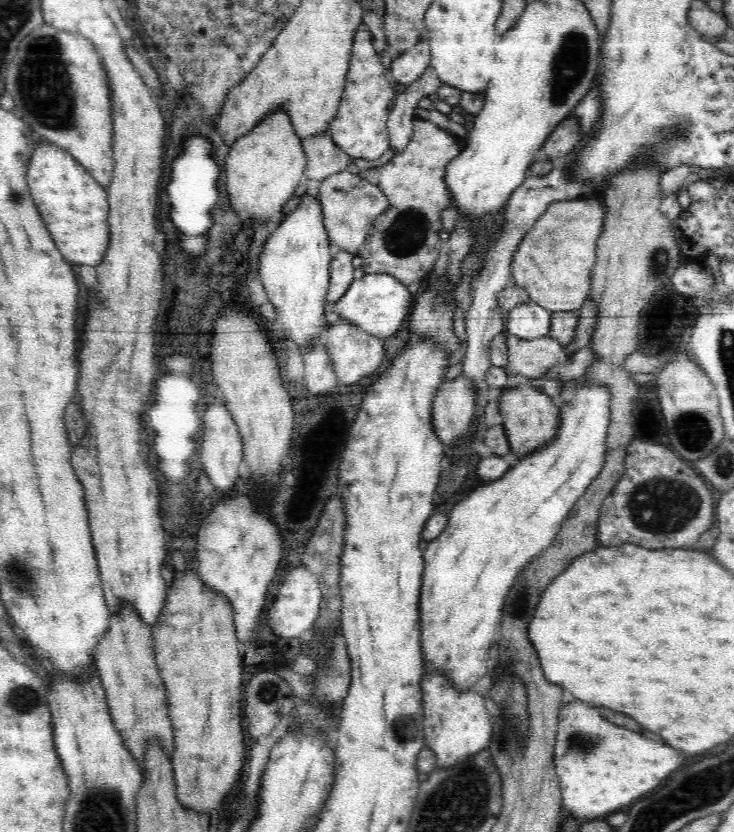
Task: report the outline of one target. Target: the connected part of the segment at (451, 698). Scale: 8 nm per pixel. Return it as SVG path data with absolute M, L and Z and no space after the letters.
M425 667L425 674L421 682L423 694L423 731L426 748L436 754L437 768L446 768L455 765L470 755L475 755L484 749L489 748L493 735L493 723L490 713L484 705L484 698L472 690L462 691L456 689L452 682L438 671L432 671L430 667Z

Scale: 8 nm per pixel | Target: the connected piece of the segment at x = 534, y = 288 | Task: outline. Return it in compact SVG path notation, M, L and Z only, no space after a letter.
M566 199L549 204L526 232L514 253L511 275L528 291L529 300L553 313L578 311L590 297L590 274L596 264L596 242L604 226L606 210L598 200Z

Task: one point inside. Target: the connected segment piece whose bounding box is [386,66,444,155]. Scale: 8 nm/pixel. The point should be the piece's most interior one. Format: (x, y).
(400, 120)

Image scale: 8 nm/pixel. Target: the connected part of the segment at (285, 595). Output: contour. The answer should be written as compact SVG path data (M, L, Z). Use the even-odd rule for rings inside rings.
M294 568L286 576L282 586L278 590L276 600L271 604L268 614L268 626L274 634L286 636L286 638L298 638L302 632L310 630L319 617L321 602L321 586L319 580L308 568Z

